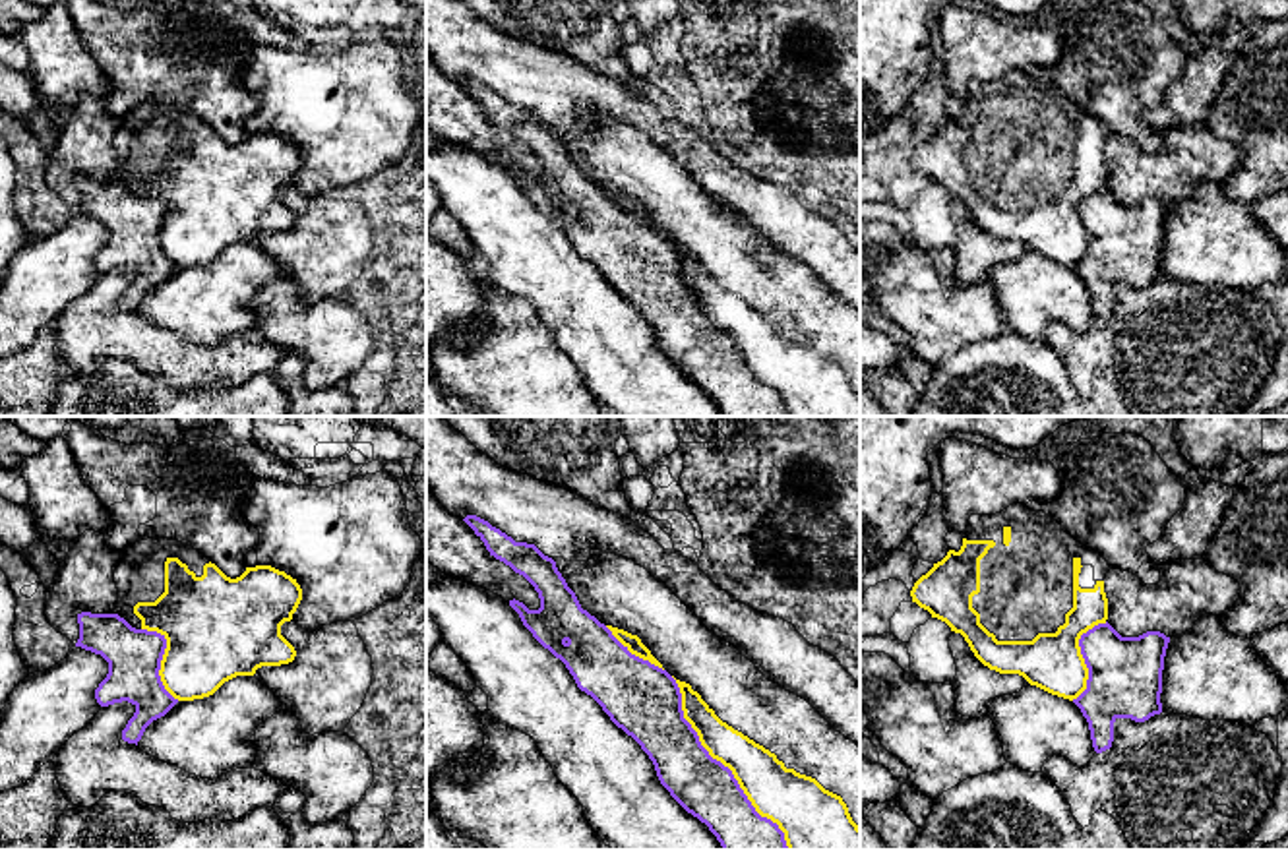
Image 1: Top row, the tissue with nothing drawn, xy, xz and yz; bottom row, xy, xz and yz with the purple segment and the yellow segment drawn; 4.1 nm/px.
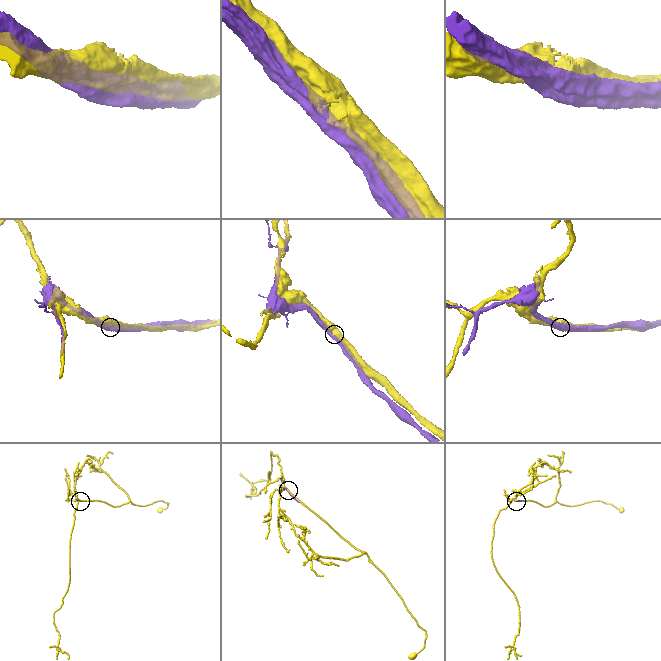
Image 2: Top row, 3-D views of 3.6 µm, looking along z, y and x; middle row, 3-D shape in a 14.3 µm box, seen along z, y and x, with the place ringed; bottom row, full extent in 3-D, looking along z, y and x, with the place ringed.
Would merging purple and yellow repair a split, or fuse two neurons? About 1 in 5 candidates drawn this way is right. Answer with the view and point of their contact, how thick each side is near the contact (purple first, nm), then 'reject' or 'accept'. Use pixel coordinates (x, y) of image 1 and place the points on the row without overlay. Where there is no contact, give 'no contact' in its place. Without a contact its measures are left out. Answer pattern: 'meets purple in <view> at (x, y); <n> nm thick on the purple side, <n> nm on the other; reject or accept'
meets purple in xz at (721, 330); 240 nm thick on the purple side, 220 nm on the other; reject

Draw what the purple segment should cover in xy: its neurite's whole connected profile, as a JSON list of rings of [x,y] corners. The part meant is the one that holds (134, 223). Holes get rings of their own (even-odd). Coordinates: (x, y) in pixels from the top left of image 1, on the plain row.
[[[81,178],[77,190],[76,213],[101,221],[108,228],[108,240],[95,256],[95,265],[101,273],[122,267],[136,273],[122,296],[122,306],[138,312],[145,294],[178,269],[159,242],[167,205],[157,197],[132,194],[118,180]]]

